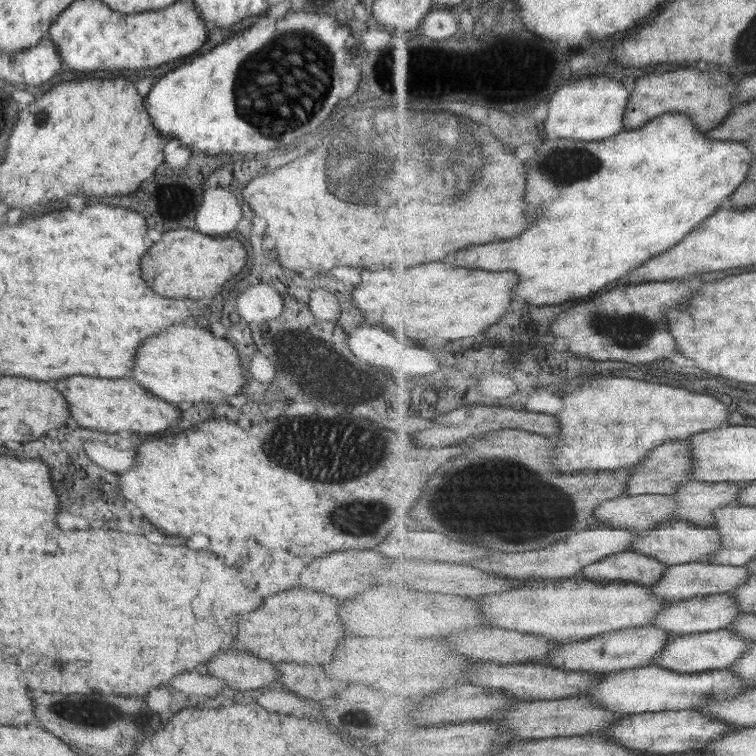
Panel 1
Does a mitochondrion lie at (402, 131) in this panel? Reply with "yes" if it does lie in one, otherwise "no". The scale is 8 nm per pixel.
no

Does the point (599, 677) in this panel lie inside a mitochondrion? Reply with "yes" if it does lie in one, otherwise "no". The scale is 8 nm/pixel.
no

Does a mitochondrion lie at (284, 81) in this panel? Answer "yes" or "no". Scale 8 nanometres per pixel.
yes

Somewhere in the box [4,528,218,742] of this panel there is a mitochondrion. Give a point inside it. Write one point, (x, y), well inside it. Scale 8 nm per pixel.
(84, 709)

